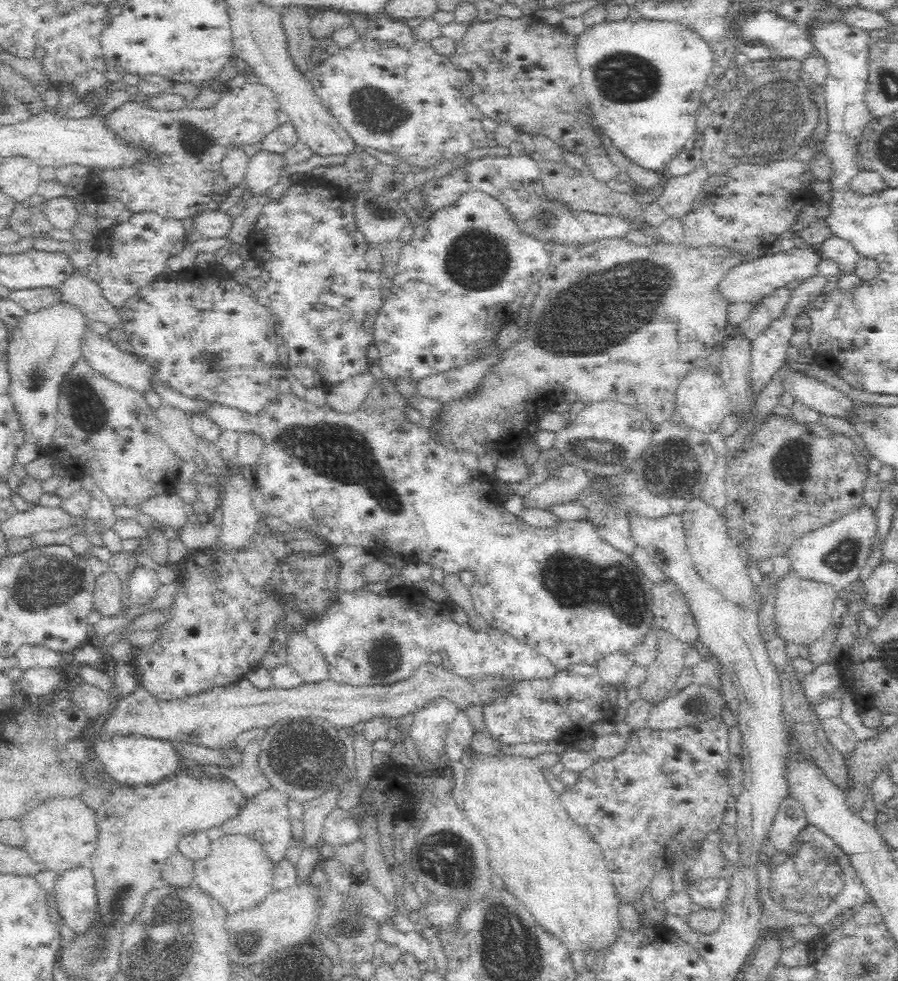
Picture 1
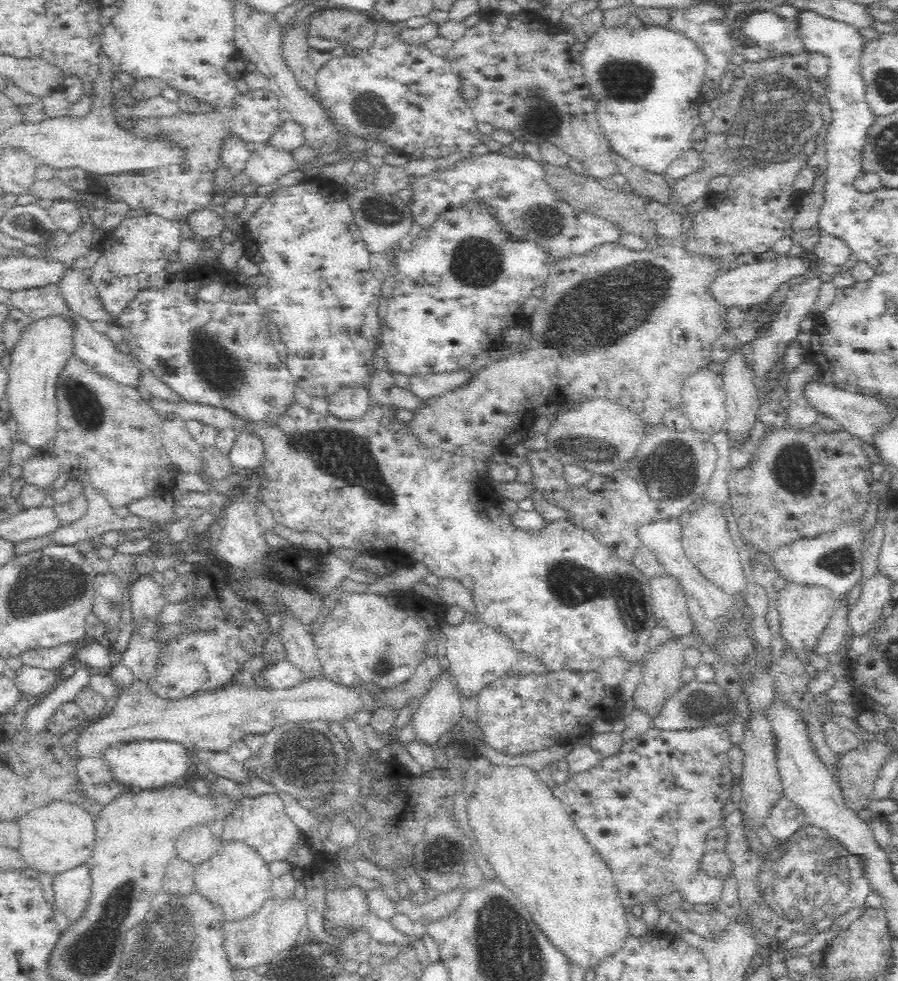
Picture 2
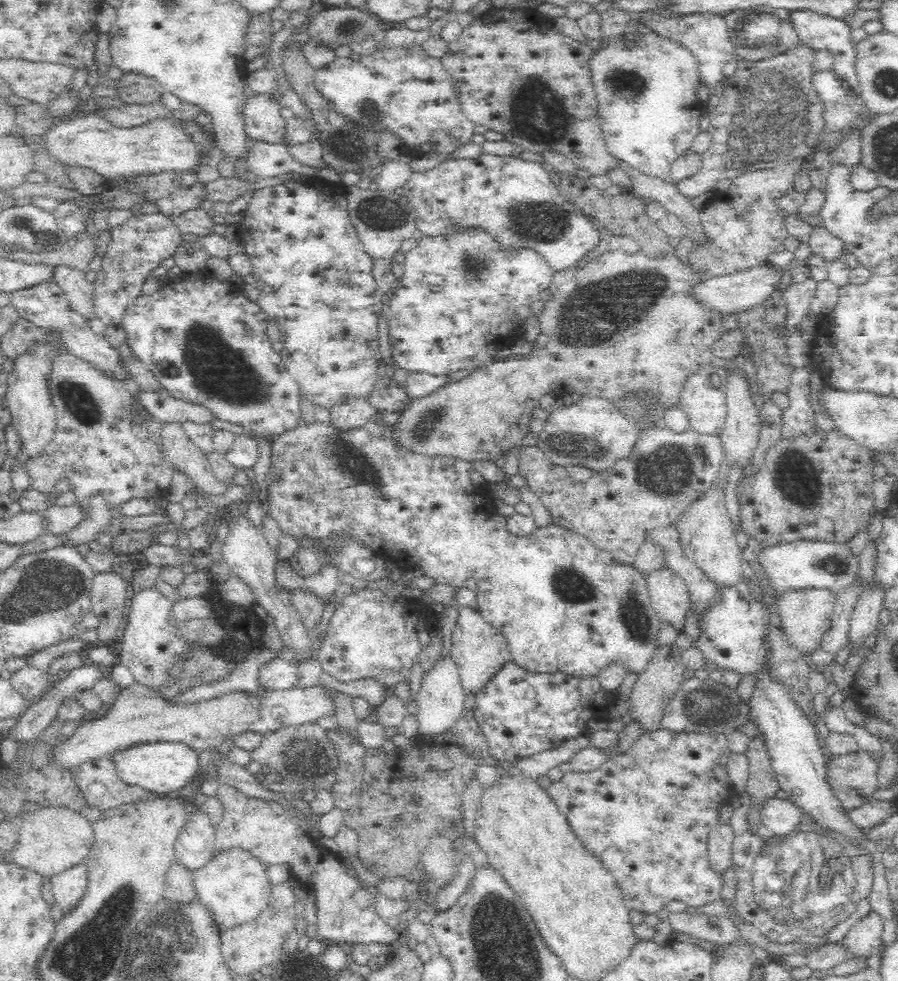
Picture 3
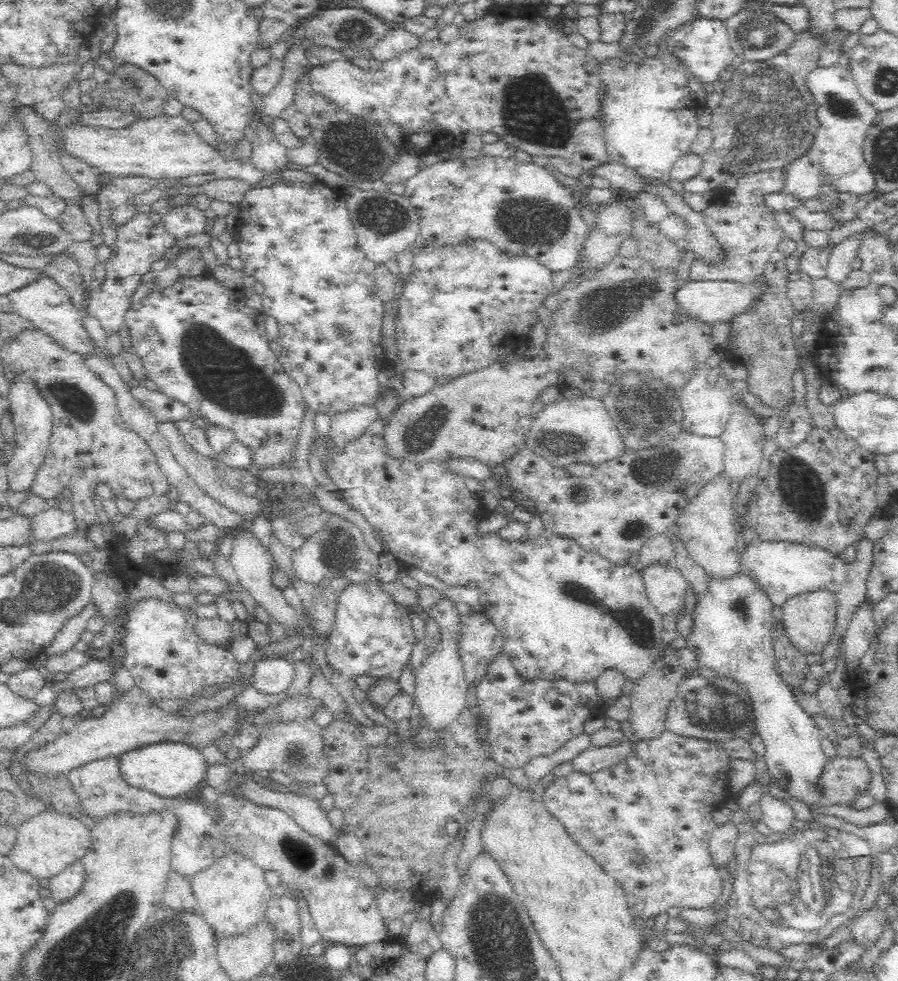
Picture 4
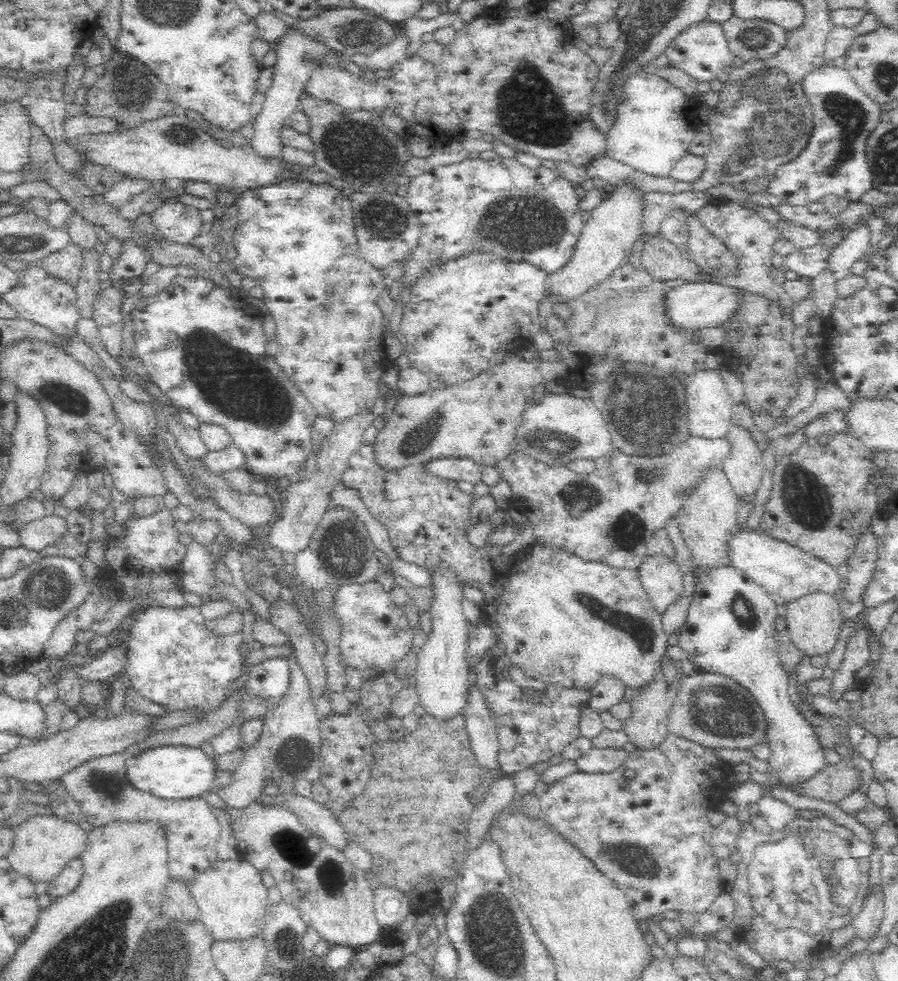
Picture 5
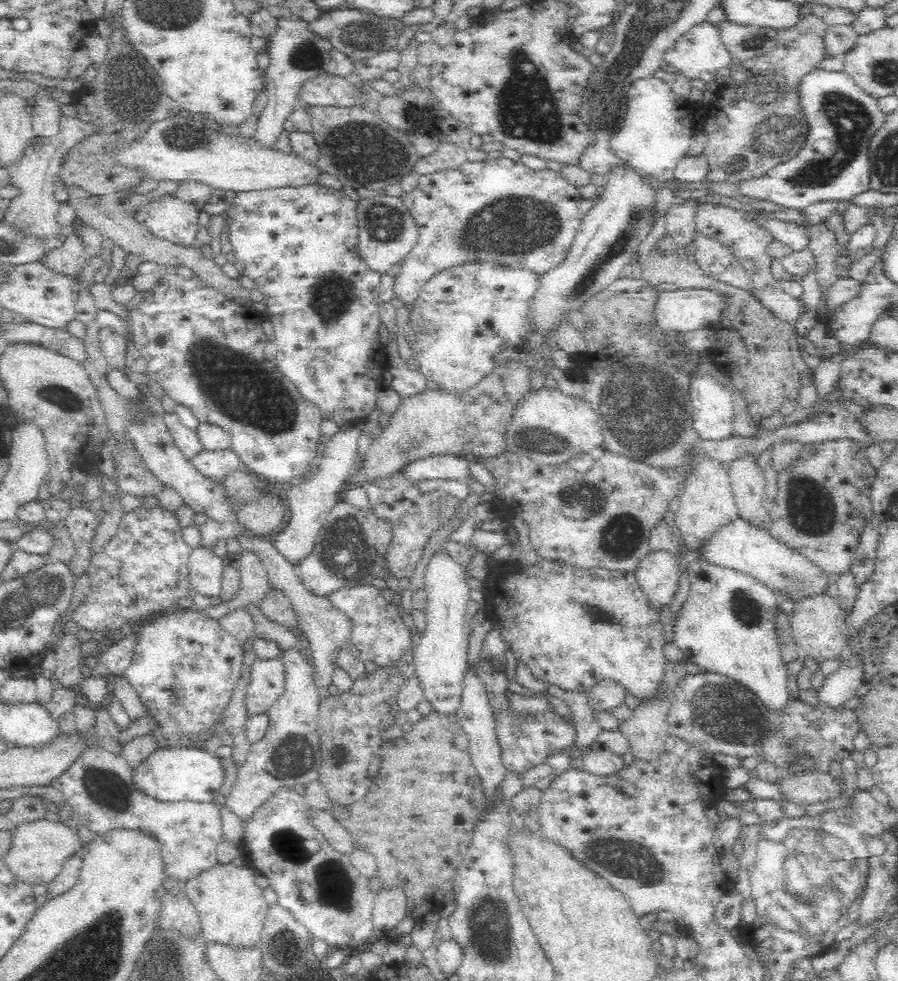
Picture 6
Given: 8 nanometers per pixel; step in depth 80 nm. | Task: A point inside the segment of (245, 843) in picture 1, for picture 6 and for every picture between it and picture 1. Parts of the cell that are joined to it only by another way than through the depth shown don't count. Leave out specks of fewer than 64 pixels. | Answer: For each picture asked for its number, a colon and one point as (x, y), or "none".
2: (236, 877)
3: (234, 884)
4: (233, 893)
5: (232, 899)
6: (232, 909)

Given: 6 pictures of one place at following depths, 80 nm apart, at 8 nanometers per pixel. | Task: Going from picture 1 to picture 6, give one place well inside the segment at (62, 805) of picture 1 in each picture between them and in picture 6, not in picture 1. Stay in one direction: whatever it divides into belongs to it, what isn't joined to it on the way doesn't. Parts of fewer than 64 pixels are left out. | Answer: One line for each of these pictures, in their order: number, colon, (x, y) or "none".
2: (57, 836)
3: (54, 838)
4: (48, 843)
5: (44, 845)
6: (40, 847)

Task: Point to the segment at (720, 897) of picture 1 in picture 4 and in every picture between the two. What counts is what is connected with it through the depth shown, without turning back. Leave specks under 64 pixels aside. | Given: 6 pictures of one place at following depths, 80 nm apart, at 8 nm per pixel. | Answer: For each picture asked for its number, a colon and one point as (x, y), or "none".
2: (647, 809)
3: (646, 812)
4: (647, 820)

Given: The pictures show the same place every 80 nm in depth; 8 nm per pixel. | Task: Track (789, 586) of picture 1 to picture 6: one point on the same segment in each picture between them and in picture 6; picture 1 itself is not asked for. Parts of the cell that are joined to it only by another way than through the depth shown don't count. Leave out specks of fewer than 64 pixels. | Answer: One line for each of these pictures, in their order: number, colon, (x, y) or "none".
2: (805, 609)
3: (805, 614)
4: (808, 618)
5: (813, 621)
6: (817, 622)

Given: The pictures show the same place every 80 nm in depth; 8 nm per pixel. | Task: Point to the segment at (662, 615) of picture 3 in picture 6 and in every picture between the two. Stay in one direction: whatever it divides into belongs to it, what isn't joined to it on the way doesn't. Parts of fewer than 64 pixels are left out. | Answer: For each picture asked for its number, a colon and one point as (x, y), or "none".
4: (666, 588)
5: (662, 580)
6: (658, 573)

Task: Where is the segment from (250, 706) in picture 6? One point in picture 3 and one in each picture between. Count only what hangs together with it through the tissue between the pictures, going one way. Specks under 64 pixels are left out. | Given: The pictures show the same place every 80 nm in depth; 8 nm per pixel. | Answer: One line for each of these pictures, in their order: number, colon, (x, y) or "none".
3: (278, 674)
4: (273, 676)
5: (271, 677)

